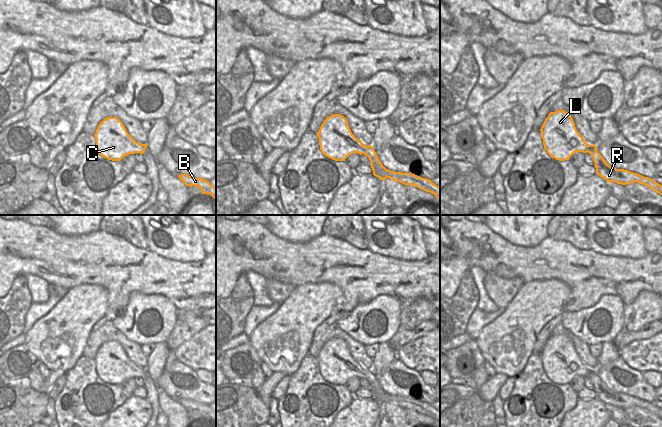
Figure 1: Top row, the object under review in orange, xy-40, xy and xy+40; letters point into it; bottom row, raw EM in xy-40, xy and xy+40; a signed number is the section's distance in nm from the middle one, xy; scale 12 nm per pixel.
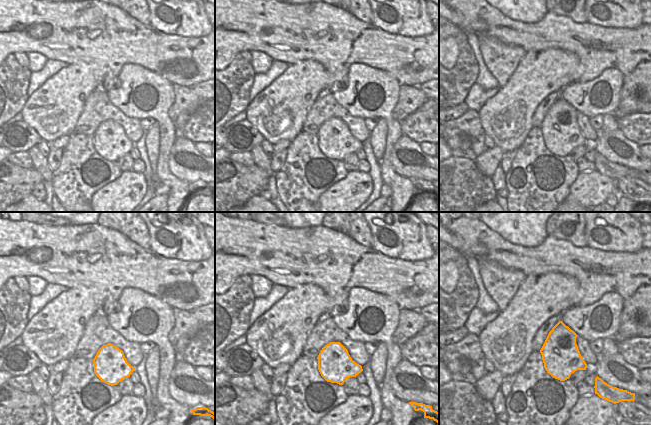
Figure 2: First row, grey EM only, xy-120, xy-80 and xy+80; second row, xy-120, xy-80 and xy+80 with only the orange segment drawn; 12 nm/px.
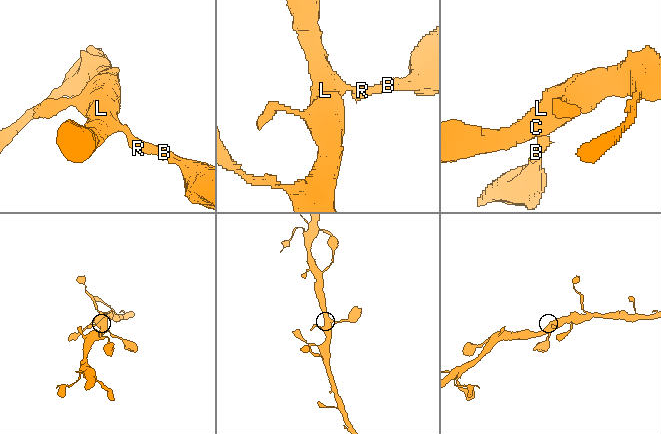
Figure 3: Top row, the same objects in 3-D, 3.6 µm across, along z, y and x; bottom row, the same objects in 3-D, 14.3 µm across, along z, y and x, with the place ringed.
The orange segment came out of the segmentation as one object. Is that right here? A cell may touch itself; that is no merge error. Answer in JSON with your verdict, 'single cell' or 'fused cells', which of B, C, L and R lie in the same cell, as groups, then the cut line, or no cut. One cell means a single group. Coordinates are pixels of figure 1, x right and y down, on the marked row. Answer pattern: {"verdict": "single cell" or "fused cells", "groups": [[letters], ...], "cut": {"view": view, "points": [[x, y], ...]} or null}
{"verdict": "single cell", "groups": [["B", "C", "L", "R"]], "cut": null}

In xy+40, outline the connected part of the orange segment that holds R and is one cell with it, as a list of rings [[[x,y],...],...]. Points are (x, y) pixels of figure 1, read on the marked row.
[[[564,110],[550,112],[540,131],[544,149],[552,158],[565,161],[569,160],[576,152],[588,152],[593,157],[596,173],[609,183],[616,182],[626,185],[638,182],[662,195],[662,185],[653,179],[608,165],[597,151],[596,145],[586,143],[577,131],[573,118],[568,112]]]

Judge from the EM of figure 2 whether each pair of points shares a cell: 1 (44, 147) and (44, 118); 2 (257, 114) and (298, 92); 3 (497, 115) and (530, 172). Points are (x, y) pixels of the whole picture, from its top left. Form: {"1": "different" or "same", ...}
{"1": "different", "2": "same", "3": "different"}

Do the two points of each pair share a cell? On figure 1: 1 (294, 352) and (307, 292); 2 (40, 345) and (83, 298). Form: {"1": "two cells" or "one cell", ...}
{"1": "one cell", "2": "one cell"}

